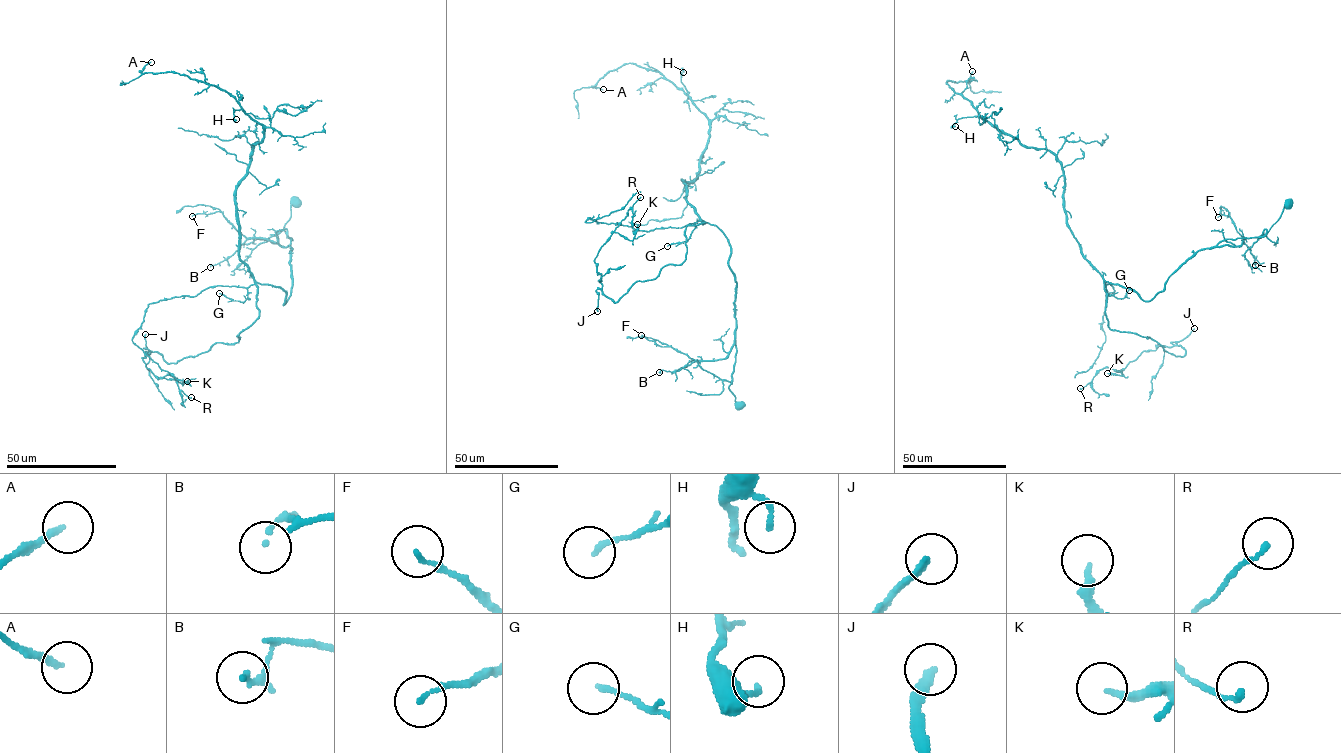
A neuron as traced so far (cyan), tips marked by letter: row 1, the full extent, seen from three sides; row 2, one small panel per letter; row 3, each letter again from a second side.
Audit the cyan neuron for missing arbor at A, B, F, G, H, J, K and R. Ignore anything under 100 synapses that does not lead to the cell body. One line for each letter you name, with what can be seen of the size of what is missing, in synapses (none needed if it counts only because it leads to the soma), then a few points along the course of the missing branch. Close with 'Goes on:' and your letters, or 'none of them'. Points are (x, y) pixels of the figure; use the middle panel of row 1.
J: Roughly 150 synapses. Course of what is missing: (597, 311), (597, 319), (605, 326), (589, 327), (590, 332), (601, 329), (616, 335), (631, 357)
Goes on: J

